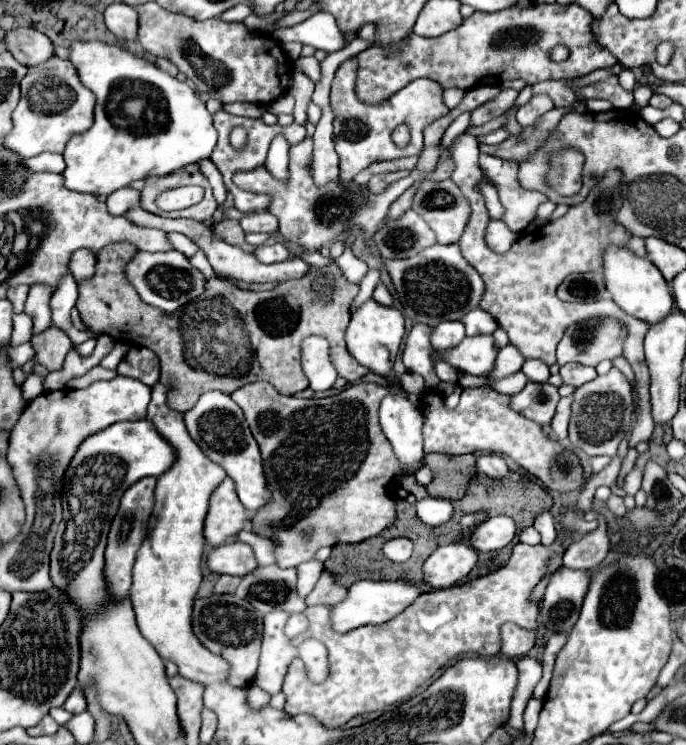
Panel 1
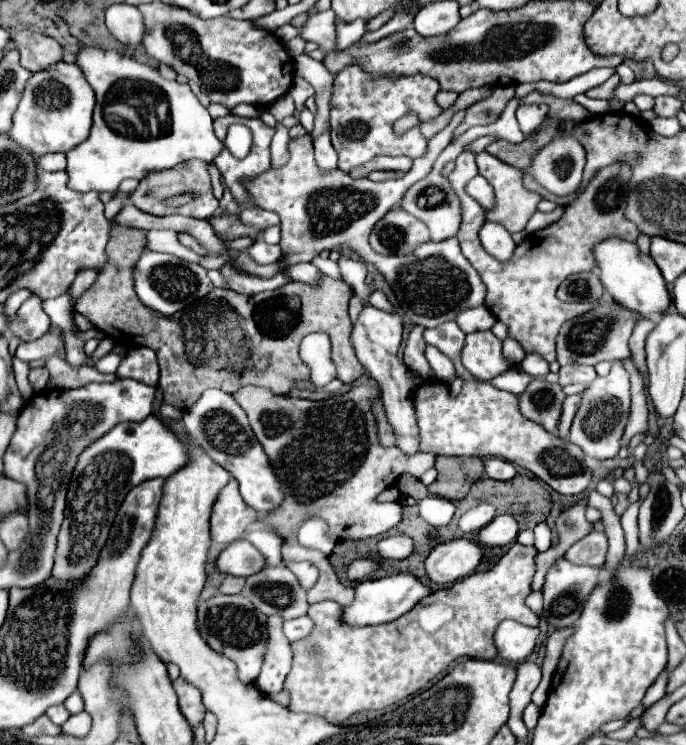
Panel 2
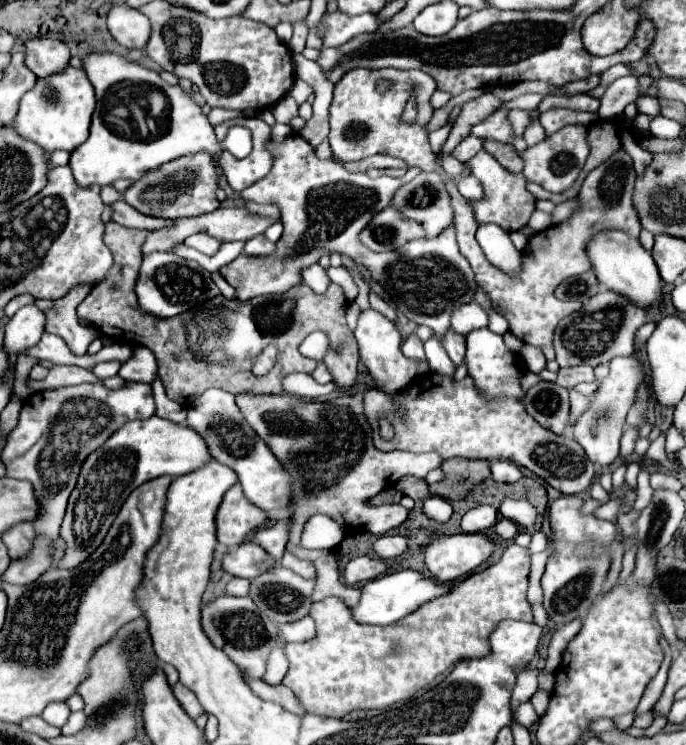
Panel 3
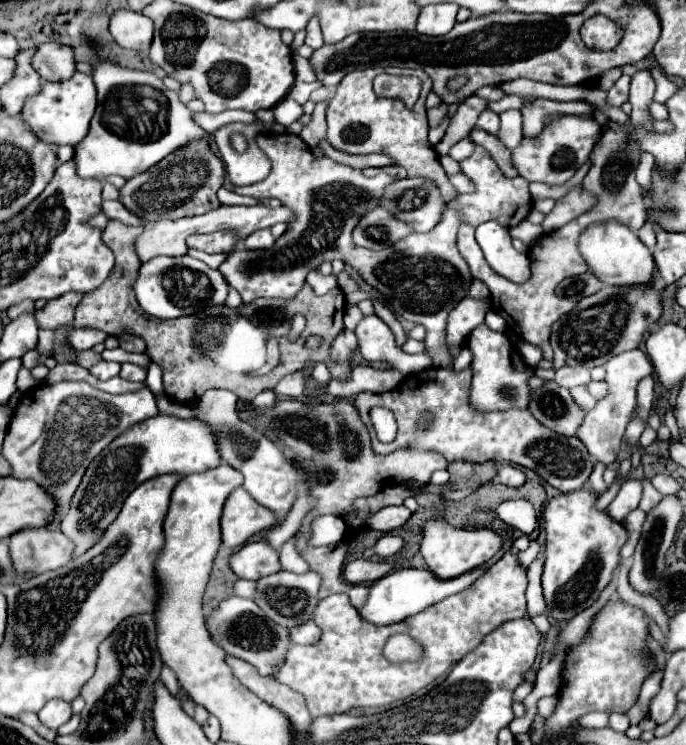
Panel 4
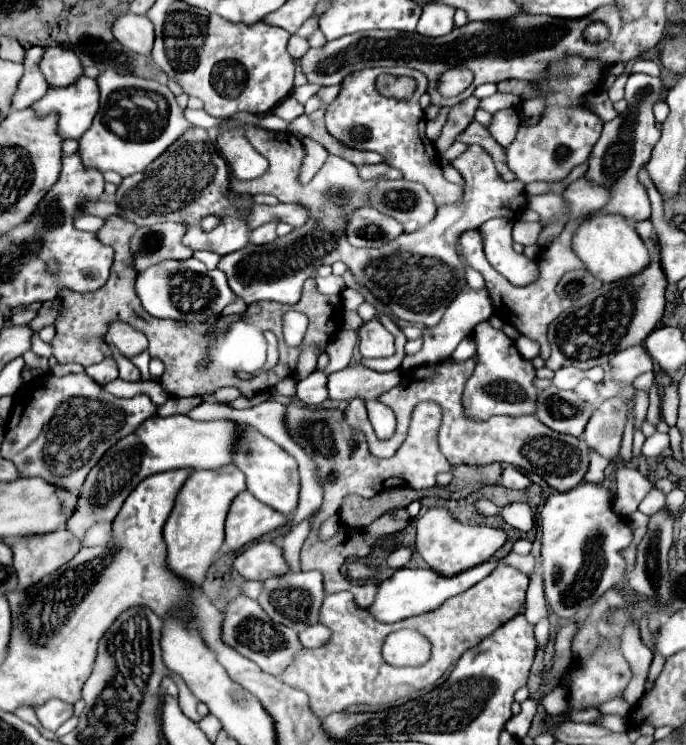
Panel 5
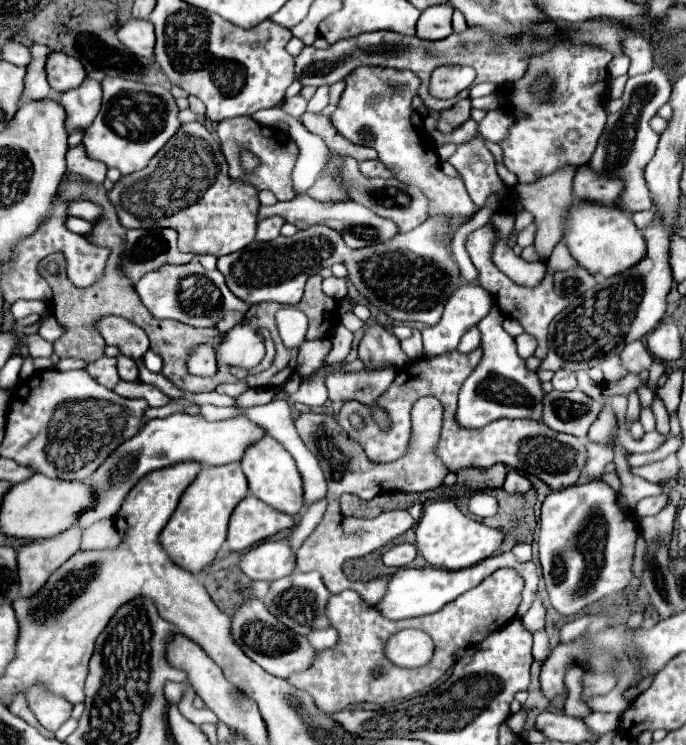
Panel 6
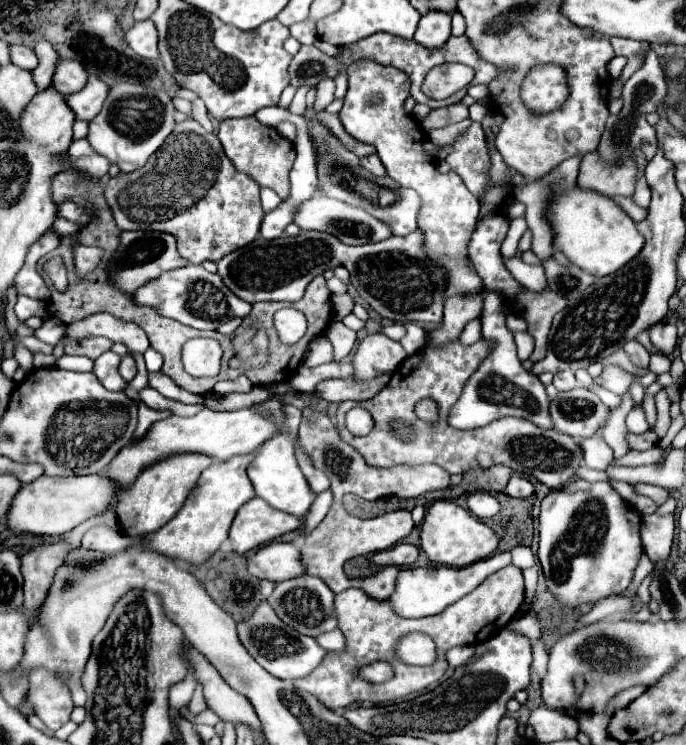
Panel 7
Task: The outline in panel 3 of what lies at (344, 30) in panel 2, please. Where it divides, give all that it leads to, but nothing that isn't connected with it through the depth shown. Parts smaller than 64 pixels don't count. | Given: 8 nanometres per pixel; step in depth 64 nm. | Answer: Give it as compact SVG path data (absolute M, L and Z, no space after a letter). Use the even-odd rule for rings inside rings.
M336 10L324 16L324 24L328 26L328 32L324 36L324 46L338 48L340 44L346 44L348 40L352 40L352 36L374 32L382 22L378 20L376 14L360 14L350 18Z

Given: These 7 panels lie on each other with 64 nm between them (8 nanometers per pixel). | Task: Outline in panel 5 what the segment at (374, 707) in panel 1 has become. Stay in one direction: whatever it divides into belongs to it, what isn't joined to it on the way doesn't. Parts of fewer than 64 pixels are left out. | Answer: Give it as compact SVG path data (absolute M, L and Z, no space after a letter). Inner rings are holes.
M500 562L492 574L468 588L466 592L448 598L440 608L408 618L404 622L382 624L354 604L350 592L336 592L324 598L320 608L320 624L332 634L320 648L302 648L292 666L288 666L278 680L308 694L310 708L318 718L328 714L374 713L418 699L445 682L458 658L482 638L500 628L506 620L520 614L528 588L528 576L510 564ZM400 628L412 628L426 636L432 644L430 660L420 668L396 668L384 662L380 650L386 636Z

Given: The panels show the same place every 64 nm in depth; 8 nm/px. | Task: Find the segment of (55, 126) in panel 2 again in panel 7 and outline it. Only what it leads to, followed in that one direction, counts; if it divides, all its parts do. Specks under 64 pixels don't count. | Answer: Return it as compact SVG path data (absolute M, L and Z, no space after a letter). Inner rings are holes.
M90 76L88 84L80 92L66 96L66 104L72 108L76 120L90 122L100 112L106 96L108 96L108 84L98 80L96 76Z

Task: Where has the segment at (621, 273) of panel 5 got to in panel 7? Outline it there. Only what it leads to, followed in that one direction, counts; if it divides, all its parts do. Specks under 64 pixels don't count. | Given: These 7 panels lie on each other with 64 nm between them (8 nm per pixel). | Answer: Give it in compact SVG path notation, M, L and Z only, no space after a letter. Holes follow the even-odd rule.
M578 186L554 196L548 218L554 226L554 248L562 250L572 264L594 276L608 276L616 272L628 264L628 260L634 260L644 248L644 238L634 220L618 204L614 204L612 198Z

